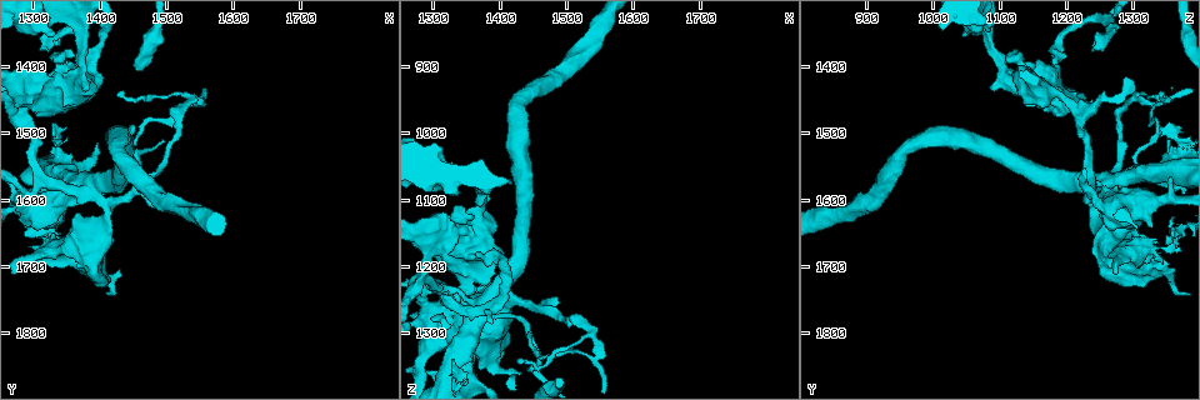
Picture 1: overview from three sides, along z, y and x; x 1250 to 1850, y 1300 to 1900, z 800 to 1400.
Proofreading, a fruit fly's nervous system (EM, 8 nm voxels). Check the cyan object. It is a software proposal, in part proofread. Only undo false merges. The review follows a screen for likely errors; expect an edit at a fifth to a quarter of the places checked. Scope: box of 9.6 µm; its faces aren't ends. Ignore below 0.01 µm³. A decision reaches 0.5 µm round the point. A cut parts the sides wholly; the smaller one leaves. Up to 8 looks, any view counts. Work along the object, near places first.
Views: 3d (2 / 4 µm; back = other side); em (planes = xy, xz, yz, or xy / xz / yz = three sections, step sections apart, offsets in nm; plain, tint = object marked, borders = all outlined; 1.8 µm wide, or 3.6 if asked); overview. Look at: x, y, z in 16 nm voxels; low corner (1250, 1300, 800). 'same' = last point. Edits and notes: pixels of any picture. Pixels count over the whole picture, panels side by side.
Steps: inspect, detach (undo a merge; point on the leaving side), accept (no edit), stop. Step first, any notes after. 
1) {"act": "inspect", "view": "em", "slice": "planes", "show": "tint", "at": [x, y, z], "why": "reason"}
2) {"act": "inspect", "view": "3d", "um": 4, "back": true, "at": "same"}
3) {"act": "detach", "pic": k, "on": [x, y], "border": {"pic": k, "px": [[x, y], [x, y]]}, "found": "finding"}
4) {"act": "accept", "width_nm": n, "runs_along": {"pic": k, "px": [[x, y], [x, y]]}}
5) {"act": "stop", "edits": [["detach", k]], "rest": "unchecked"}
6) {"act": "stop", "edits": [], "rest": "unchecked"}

{"act": "inspect", "view": "em", "um": 3.6, "slice": "xz", "step": 4, "show": "plain", "at": [1340, 1540, 1365], "why": "sharp bend"}

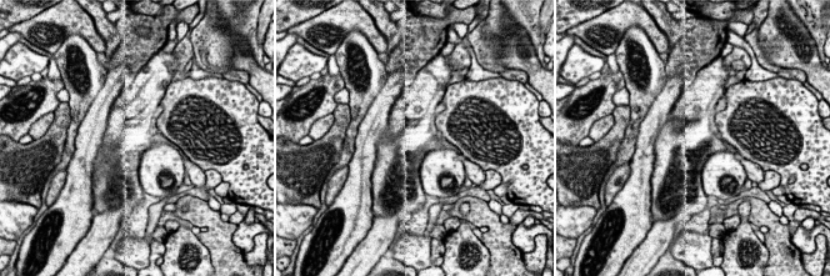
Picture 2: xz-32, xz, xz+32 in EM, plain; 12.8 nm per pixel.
{"act": "inspect", "view": "em", "um": 3.6, "slice": "xz", "step": 4, "show": "tint", "at": "same", "why": "with the object marked"}

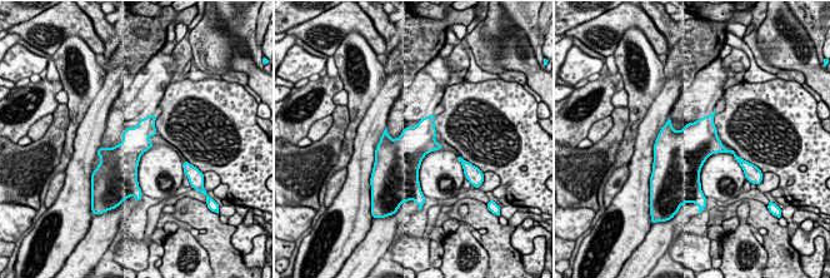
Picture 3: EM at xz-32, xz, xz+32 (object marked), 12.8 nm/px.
{"act": "accept", "width_nm": 360, "found": "one neuron here"}

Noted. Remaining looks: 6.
{"act": "inspect", "view": "em", "slice": "planes", "show": "tint", "at": [1330, 1655, 1365], "why": "abrupt turn"}

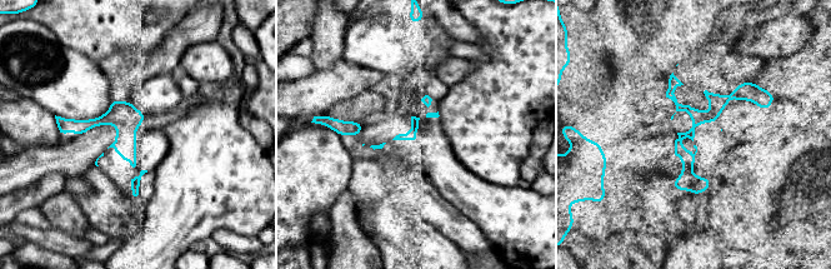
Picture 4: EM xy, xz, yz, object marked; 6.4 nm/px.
{"act": "accept", "found": "one neuron here"}

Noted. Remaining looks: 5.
{"act": "inspect", "view": "em", "slice": "planes", "show": "tint", "at": [1540, 1450, 1300]}

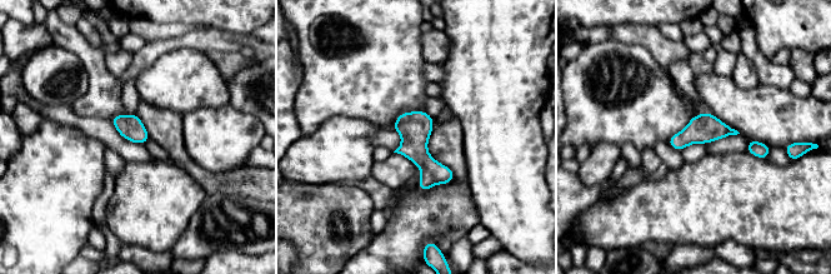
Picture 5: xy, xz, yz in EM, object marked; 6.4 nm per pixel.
{"act": "accept", "found": "one neuron here"}

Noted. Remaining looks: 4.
{"act": "stop", "edits": [], "rest": "unchecked"}

